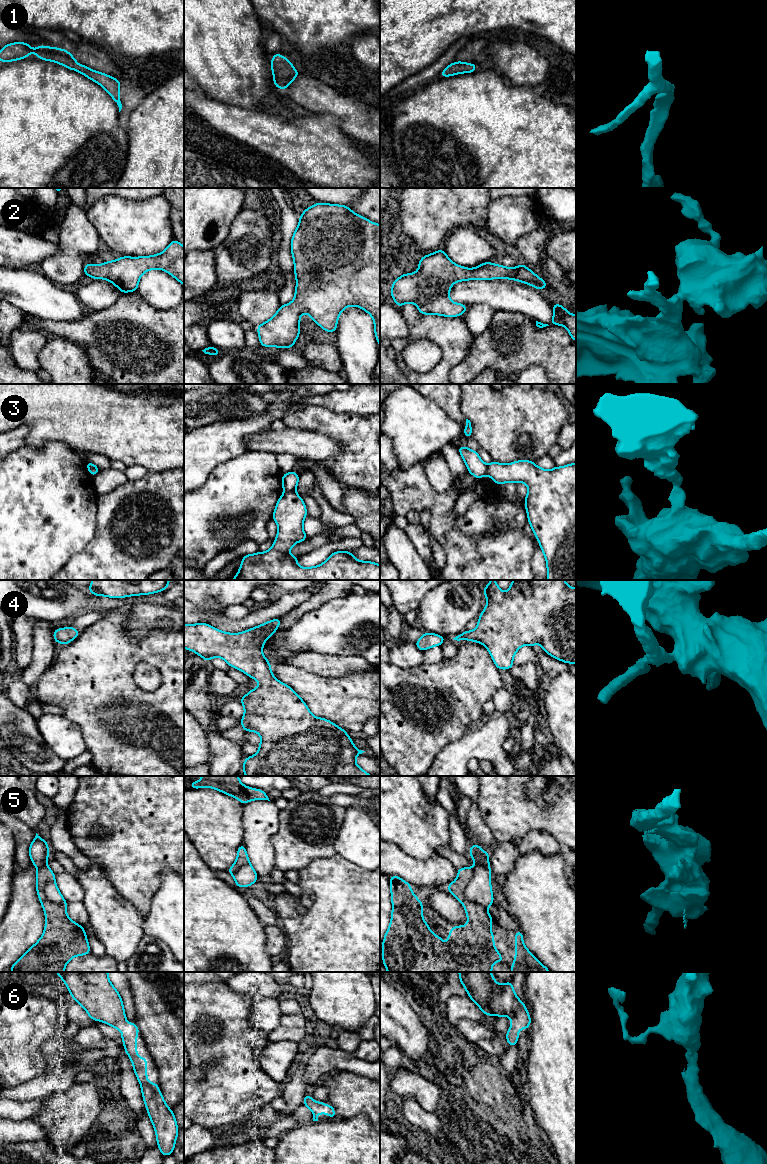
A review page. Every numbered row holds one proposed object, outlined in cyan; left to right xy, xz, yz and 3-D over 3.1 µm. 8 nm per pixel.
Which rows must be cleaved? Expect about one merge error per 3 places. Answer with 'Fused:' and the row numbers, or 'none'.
Fused: 3, 5

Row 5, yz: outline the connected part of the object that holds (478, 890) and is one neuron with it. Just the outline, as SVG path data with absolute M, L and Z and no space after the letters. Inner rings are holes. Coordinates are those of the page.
M475 842L470 846L469 855L476 865L473 866L474 875L465 889L465 895L471 902L486 909L494 904L489 852L483 851Z

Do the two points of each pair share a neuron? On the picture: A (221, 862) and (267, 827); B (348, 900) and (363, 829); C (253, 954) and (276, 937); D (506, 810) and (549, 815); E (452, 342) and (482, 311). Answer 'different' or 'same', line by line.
A: different
B: different
C: different
D: same
E: different

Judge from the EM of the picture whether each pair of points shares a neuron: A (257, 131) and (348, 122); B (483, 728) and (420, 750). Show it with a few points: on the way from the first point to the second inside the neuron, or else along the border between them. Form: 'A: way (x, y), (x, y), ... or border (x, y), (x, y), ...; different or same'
A: border (320, 112), (334, 115), (350, 137); different
B: border (479, 718), (474, 720), (459, 738), (443, 748); different

